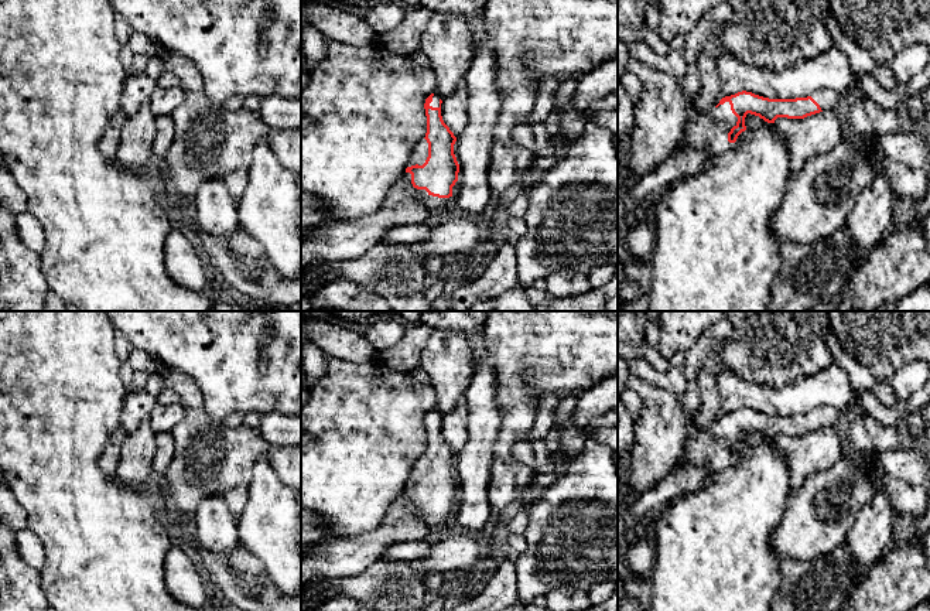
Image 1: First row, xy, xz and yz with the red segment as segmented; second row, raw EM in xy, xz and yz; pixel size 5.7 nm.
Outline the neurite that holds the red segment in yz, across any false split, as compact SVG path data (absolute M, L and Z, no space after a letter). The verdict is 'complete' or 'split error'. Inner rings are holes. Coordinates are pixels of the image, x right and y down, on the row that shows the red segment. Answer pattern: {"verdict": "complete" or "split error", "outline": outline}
{"verdict": "split error", "outline": "M832 89L796 99L769 99L742 91L722 98L708 115L691 119L671 154L683 146L693 150L702 149L711 158L725 153L746 130L748 113L775 123L777 117L804 119L840 105L845 105L844 95Z"}

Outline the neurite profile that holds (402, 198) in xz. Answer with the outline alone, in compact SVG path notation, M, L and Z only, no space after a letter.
M400 178L375 214L301 233L301 270L318 262L353 260L380 243L394 226L434 221L418 194Z

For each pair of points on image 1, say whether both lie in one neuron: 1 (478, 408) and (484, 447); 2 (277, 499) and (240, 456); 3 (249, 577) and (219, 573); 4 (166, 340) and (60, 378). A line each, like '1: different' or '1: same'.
1: same
2: different
3: same
4: different

